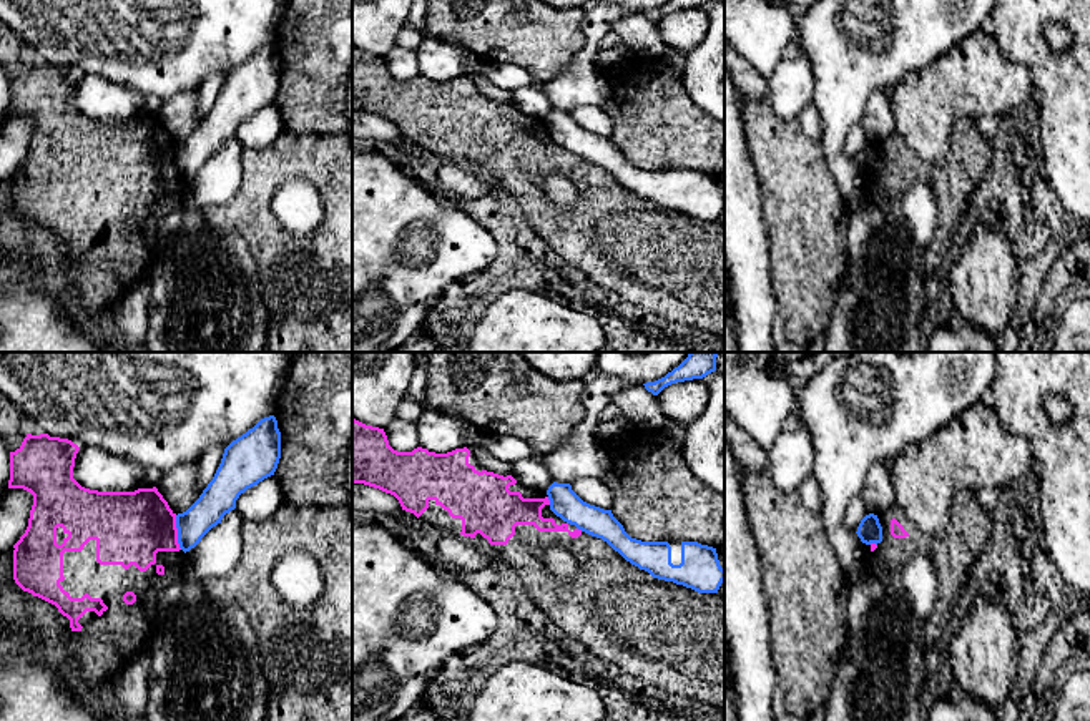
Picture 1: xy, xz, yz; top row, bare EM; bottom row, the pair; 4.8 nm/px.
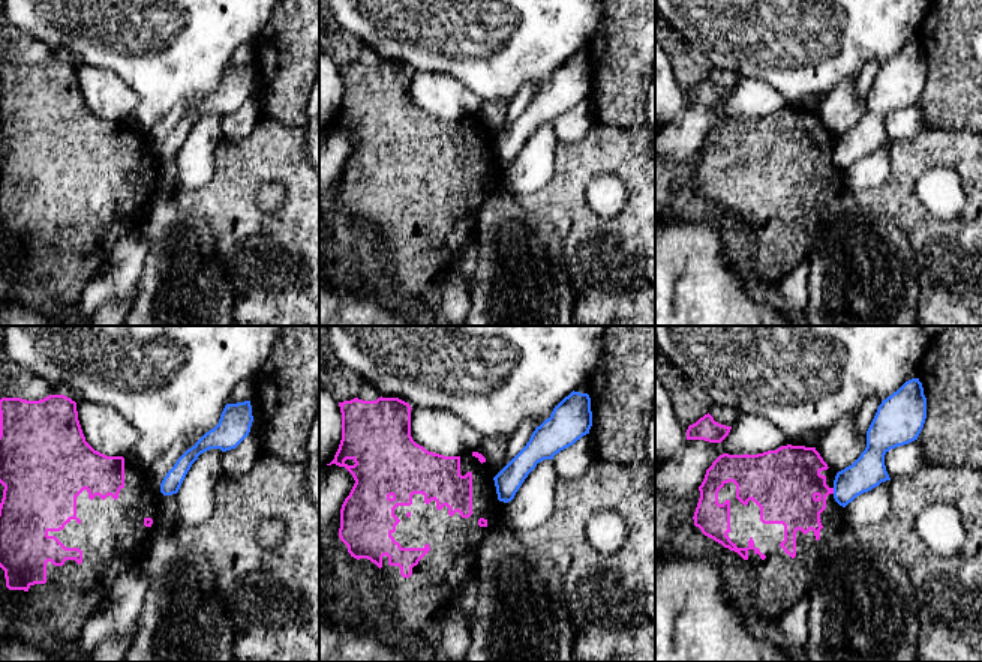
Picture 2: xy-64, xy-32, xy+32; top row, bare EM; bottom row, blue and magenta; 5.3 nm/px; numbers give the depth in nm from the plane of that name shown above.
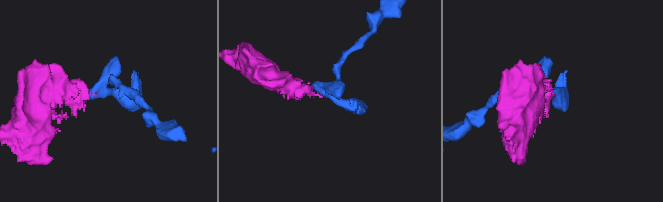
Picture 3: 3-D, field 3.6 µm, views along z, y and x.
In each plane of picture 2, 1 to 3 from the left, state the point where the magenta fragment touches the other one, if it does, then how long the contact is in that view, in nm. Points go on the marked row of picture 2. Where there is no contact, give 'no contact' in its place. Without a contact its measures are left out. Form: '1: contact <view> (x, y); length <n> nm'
1: no contact
2: no contact
3: contact xy+32 (834, 491); length 30 nm

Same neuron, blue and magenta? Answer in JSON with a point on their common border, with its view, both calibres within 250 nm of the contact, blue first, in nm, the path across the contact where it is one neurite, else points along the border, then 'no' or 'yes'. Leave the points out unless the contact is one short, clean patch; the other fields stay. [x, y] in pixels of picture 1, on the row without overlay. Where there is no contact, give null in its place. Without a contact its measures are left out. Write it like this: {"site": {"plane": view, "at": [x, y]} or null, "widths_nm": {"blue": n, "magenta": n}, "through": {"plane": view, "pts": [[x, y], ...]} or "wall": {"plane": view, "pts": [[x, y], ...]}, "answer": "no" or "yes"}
{"site": {"plane": "xy", "at": [178, 160]}, "widths_nm": {"blue": 160, "magenta": 360}, "wall": {"plane": "xy", "pts": [[175, 143], [176, 170], [181, 176]]}, "answer": "no"}

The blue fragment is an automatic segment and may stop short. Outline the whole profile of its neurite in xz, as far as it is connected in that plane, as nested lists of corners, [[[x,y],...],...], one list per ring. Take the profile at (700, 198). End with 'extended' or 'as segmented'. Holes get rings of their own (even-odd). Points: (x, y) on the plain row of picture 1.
[[[553,110],[547,118],[550,138],[578,158],[601,166],[626,189],[653,206],[683,213],[698,221],[718,221],[724,209],[716,176],[698,169],[641,169],[631,166],[611,138],[583,130],[570,111]]] | extended

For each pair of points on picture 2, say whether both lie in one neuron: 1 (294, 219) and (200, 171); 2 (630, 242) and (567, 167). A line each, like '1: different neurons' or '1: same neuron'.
1: different neurons
2: same neuron

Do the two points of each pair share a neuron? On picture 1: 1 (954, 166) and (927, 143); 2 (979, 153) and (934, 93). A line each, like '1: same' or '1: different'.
1: different
2: different

